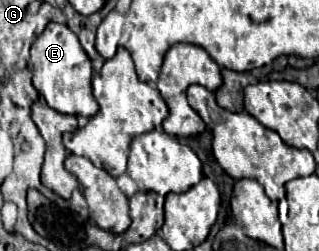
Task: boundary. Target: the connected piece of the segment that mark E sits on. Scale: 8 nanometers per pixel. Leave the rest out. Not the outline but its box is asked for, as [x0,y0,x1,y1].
[31,23,99,117]

